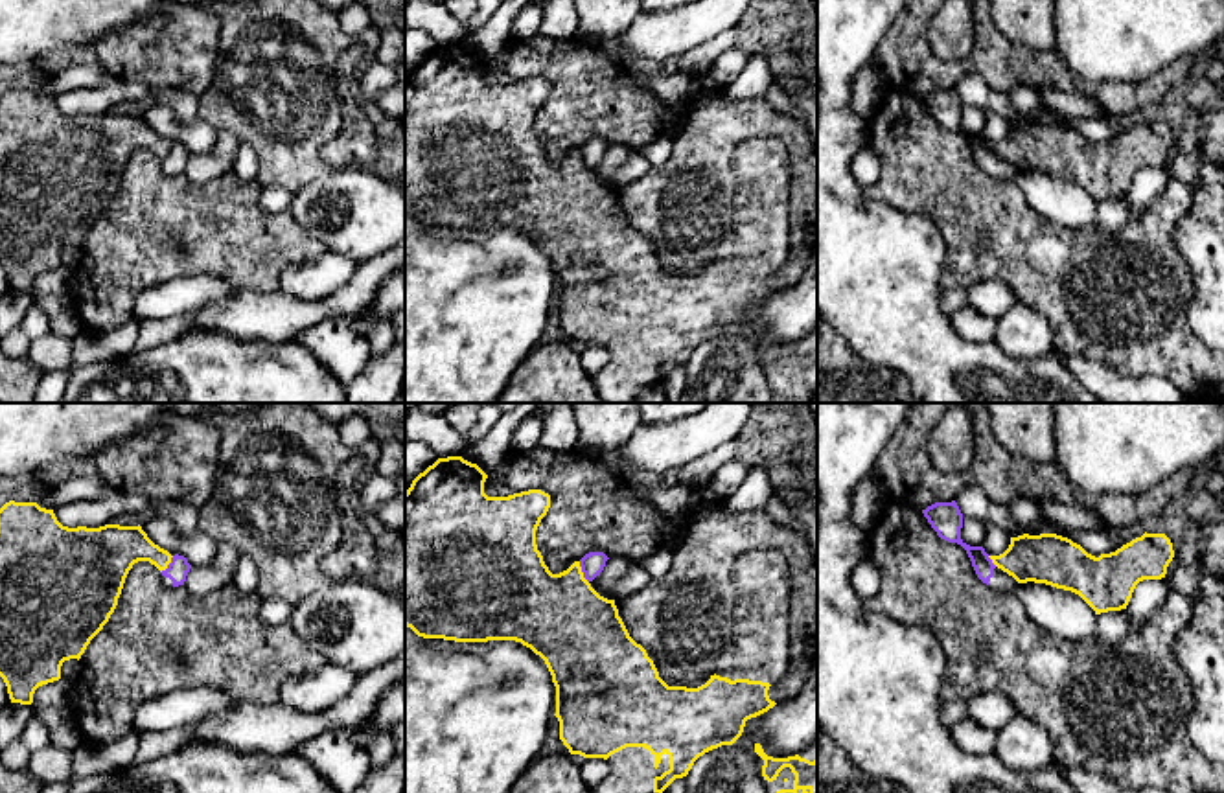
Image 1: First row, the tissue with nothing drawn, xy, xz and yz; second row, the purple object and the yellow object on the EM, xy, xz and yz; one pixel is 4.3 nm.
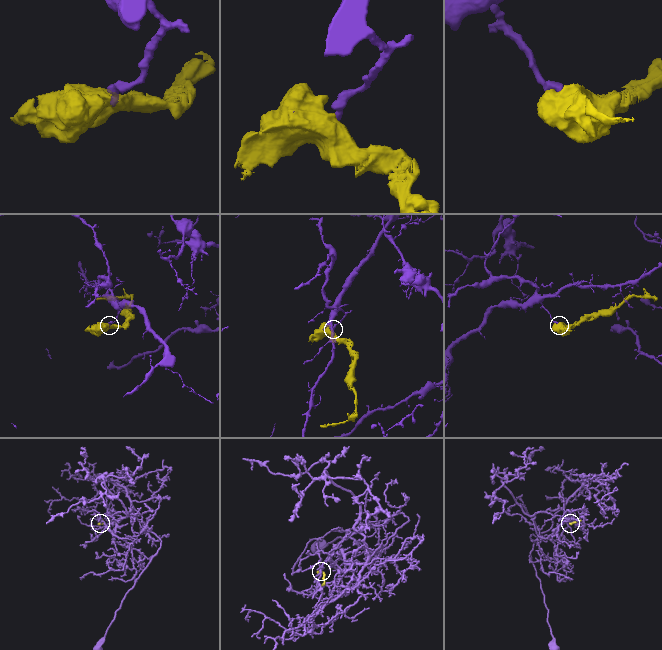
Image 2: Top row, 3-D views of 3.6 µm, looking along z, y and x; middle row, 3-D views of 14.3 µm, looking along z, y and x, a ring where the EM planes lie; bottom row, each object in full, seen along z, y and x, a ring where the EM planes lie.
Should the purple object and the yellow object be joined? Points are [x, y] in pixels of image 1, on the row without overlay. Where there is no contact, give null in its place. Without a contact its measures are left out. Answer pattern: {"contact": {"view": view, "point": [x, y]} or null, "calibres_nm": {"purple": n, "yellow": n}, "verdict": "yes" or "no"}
{"contact": {"view": "xz", "point": [584, 160]}, "calibres_nm": {"purple": 100, "yellow": 380}, "verdict": "no"}

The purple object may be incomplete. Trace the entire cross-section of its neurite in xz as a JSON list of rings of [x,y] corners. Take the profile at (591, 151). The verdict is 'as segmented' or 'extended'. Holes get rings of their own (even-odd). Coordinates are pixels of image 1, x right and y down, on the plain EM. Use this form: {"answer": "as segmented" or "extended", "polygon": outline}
{"answer": "as segmented", "polygon": [[[589,140],[589,142],[585,142],[580,147],[583,166],[587,169],[593,169],[596,164],[600,164],[600,160],[604,158],[607,147],[609,145],[604,140]]]}

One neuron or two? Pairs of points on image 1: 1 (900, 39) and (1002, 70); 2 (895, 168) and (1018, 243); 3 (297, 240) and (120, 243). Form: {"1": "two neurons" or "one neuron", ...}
{"1": "one neuron", "2": "one neuron", "3": "one neuron"}

